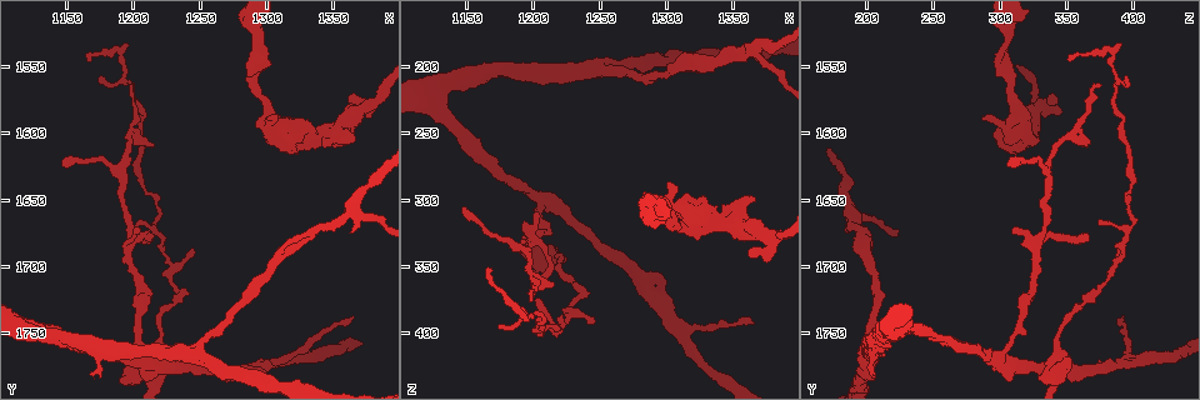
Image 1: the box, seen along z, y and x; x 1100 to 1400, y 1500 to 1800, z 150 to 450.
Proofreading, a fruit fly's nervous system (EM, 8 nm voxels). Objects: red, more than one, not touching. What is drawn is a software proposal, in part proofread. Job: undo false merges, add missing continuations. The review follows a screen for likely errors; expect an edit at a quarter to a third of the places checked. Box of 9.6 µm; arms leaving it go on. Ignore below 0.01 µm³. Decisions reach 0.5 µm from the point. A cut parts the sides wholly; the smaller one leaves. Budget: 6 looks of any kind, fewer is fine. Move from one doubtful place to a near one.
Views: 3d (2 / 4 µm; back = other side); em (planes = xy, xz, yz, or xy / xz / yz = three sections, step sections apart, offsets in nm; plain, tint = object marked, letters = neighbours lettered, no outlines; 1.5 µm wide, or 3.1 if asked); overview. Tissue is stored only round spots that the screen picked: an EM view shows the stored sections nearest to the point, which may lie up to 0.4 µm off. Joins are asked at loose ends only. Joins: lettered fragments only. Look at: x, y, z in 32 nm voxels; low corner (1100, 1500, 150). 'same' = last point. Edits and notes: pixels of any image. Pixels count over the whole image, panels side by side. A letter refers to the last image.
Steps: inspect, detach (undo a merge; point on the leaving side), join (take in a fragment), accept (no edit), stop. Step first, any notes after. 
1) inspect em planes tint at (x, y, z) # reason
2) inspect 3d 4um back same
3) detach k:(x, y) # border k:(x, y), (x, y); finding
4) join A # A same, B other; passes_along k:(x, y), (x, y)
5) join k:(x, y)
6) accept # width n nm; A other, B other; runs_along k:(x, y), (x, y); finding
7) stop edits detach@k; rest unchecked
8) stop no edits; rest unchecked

inspect 3d 4um at (1202, 1676, 308) # thin end

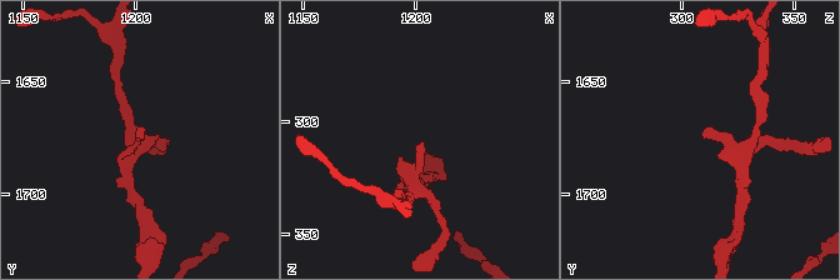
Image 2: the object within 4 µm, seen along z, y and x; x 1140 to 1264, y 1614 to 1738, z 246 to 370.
inspect em planes letters at (1201, 1674, 310)

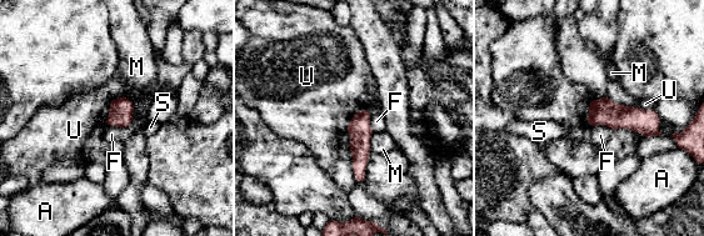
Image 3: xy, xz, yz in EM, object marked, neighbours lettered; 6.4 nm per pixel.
accept # longest_contact U 220 nm; A other, F other, M other, S other, U other; runs_along 3:(593, 105), (644, 121), (655, 132); none of them fits

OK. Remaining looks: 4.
inspect 3d 2um at (1170, 1546, 350) # tapers out

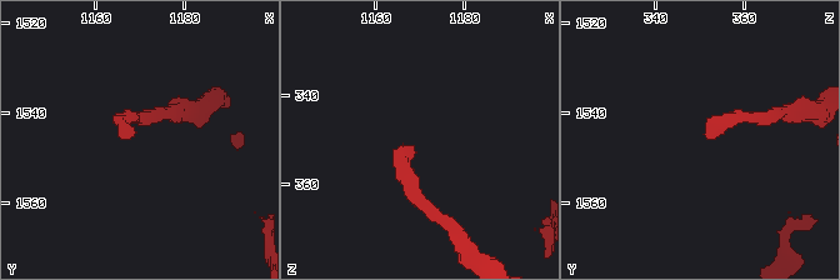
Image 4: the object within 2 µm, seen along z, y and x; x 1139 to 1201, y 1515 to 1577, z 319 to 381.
inspect em planes letters at (1169, 1545, 352)

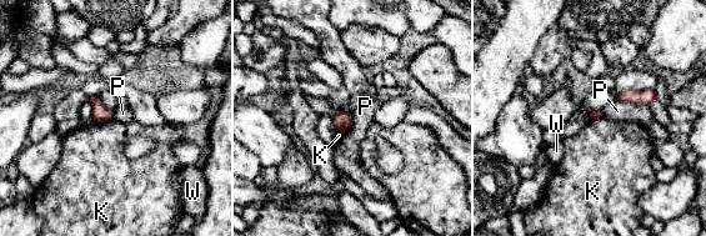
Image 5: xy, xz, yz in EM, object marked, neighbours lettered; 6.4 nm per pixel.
accept # K other, P other, W other; border 5:(617, 100), (647, 105); none of them fits

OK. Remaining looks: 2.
inspect em planes letters at (1246, 1690, 390) # branch stops here

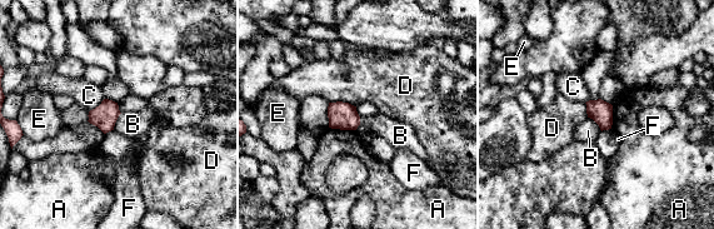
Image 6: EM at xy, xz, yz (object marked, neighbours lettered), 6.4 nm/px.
accept # A other, B other, C other, D other, E other, F other; border 6:(121, 113), (113, 129); no lettered fragment goes on from it

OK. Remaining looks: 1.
stop no edits; rest unchecked

